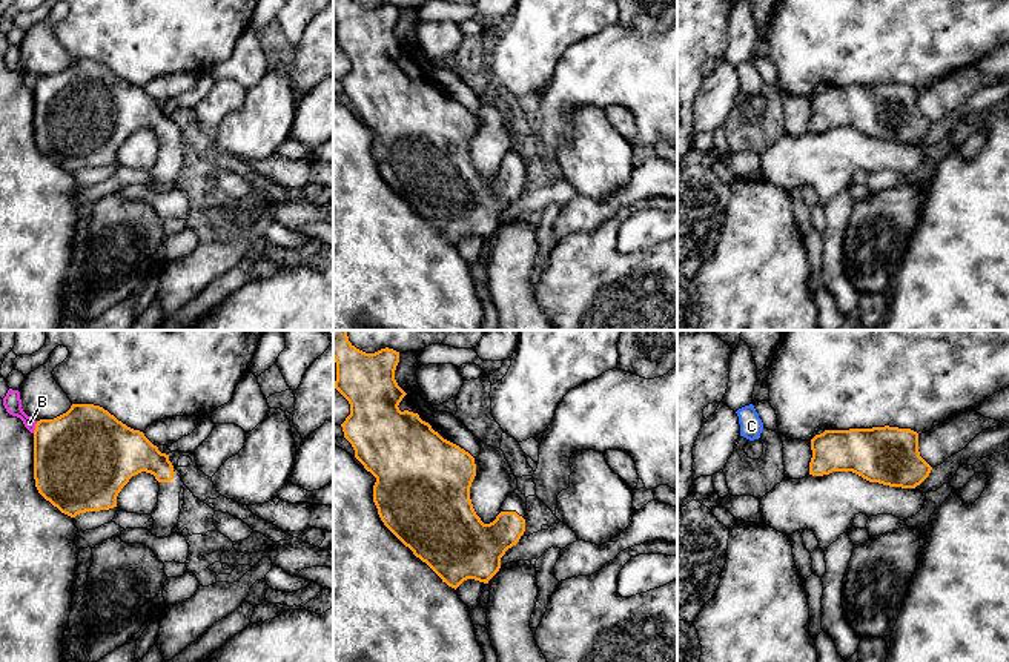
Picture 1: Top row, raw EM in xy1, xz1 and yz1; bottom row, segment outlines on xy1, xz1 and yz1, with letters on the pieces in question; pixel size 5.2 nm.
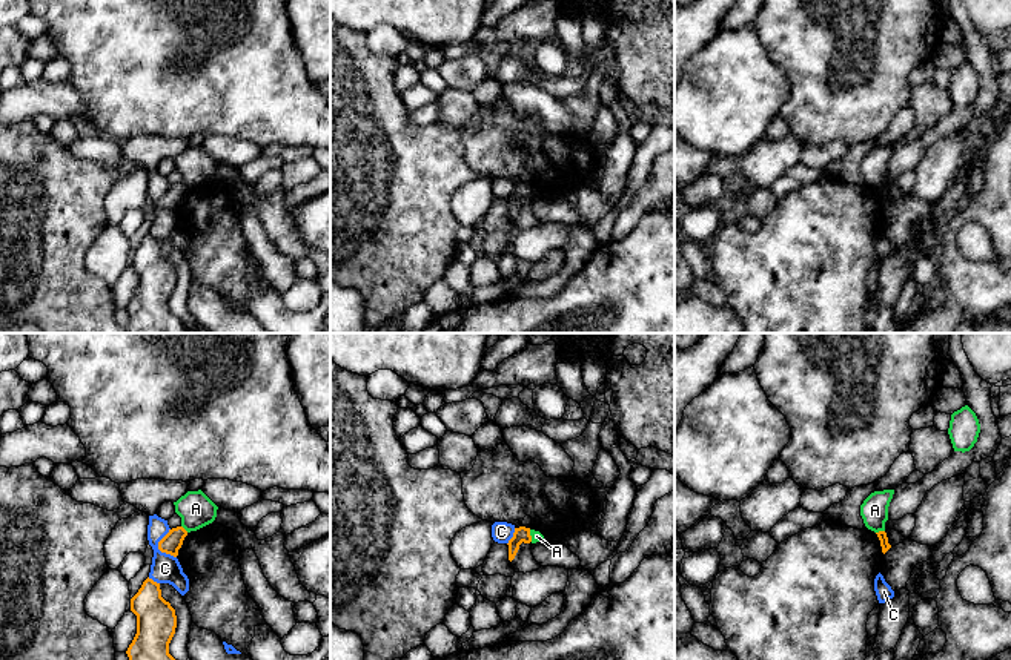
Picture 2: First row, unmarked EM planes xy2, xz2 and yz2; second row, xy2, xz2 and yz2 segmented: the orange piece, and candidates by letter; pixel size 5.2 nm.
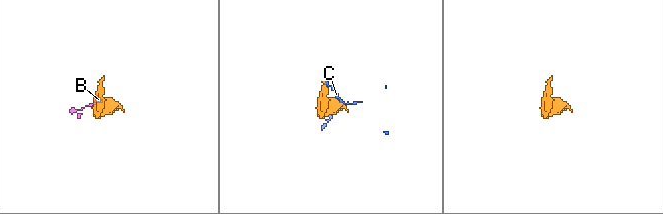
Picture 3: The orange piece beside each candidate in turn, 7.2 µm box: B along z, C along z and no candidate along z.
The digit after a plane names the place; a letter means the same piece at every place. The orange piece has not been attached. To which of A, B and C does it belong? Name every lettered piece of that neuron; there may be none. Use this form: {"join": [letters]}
{"join": []}

